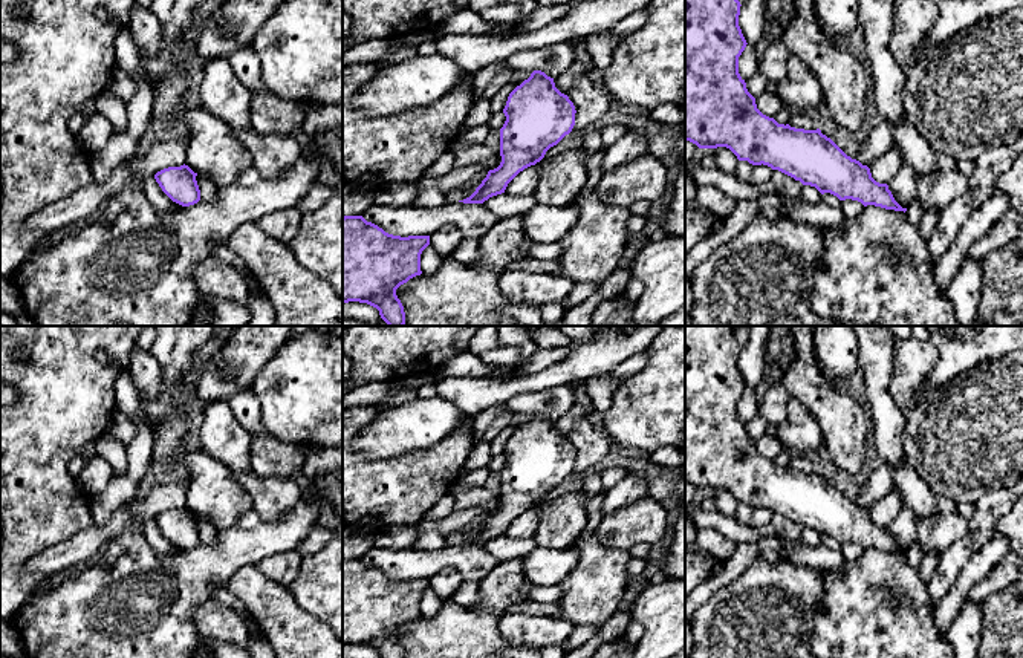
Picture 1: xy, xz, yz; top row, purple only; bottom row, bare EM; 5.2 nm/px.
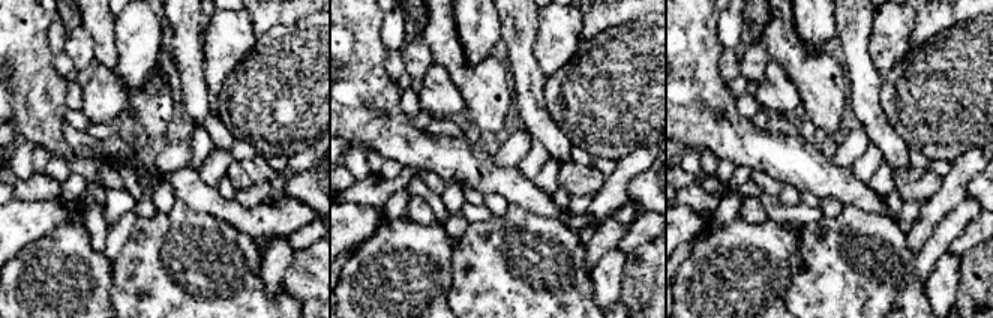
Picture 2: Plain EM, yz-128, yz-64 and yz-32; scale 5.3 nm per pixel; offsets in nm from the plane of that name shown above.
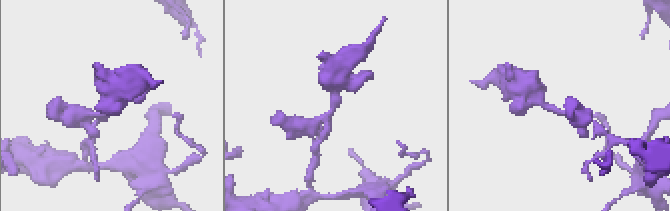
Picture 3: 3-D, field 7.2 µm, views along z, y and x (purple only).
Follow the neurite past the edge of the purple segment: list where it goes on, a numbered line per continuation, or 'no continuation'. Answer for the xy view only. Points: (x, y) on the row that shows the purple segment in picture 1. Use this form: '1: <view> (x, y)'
no continuation

